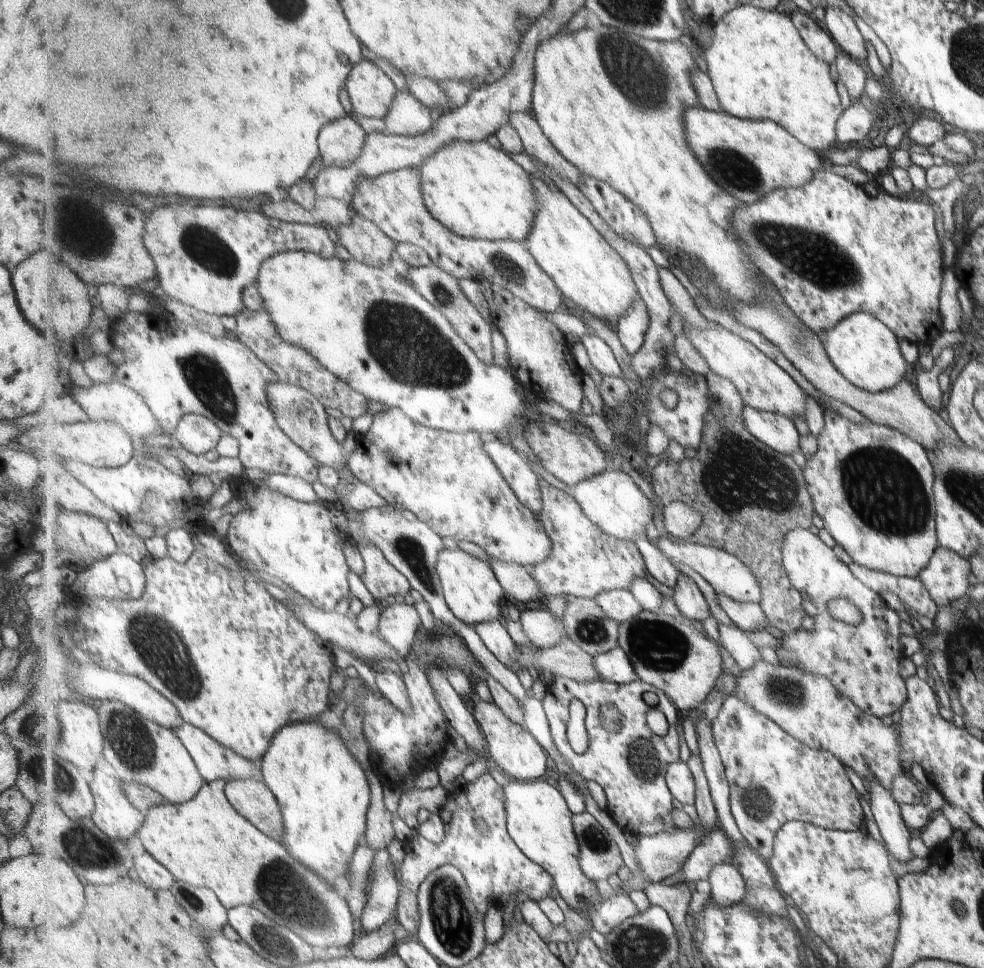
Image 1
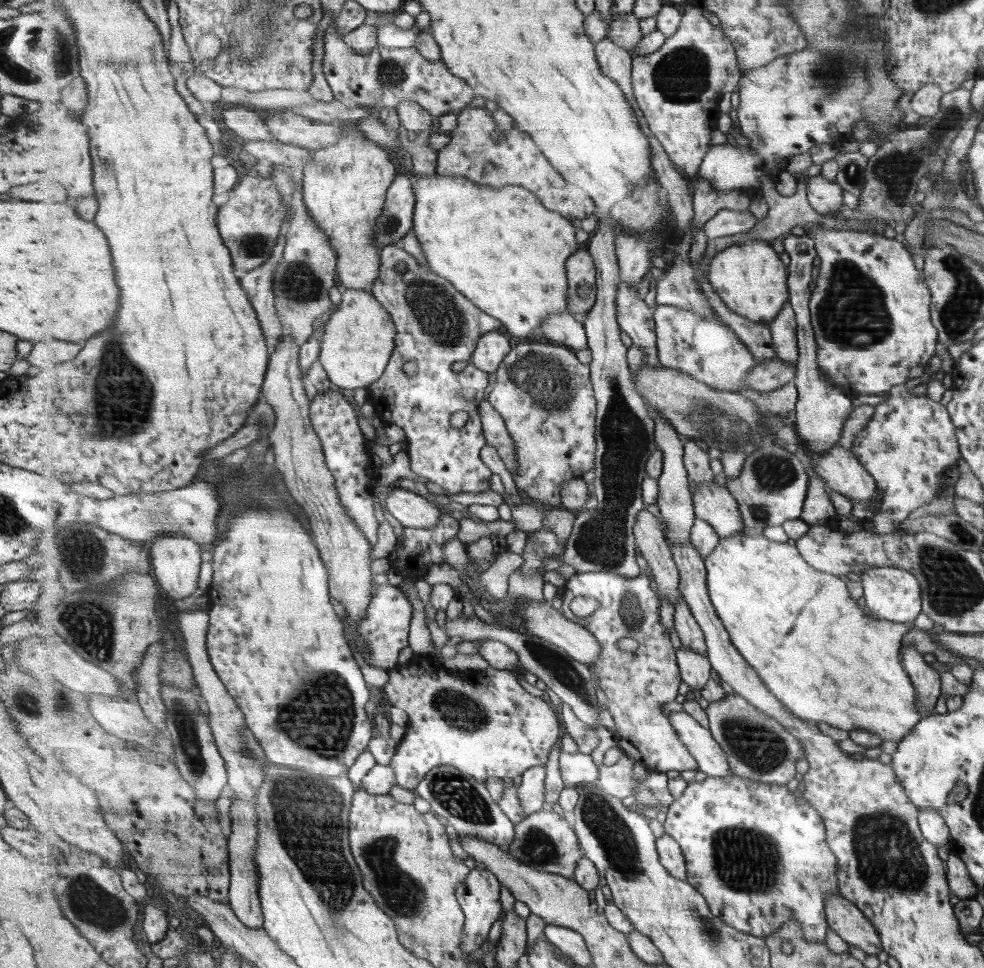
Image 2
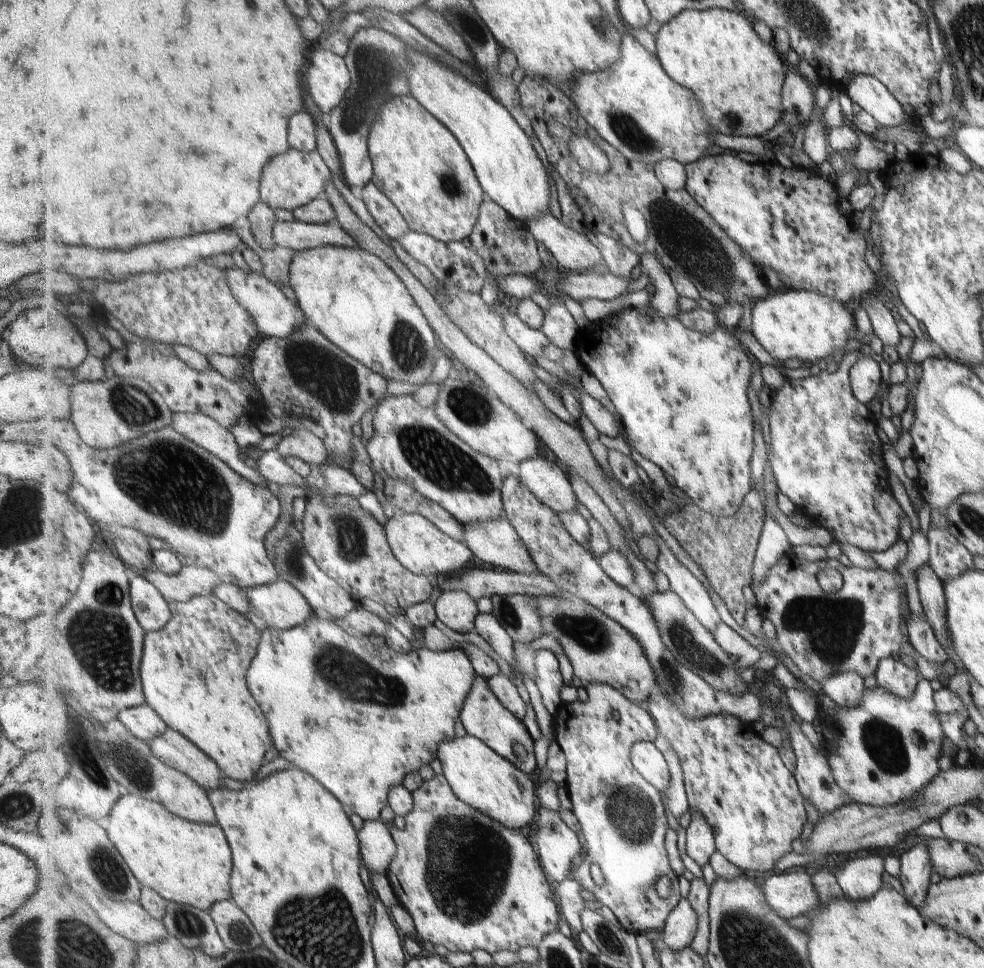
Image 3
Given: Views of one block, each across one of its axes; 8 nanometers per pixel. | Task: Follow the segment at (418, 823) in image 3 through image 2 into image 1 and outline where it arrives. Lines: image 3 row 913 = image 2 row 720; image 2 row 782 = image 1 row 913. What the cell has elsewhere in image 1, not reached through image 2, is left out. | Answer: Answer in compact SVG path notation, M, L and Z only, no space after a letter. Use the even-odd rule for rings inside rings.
M485 770L474 781L465 786L454 790L447 798L447 802L440 809L440 815L445 823L446 835L440 843L428 841L421 833L415 832L411 838L403 844L405 850L405 858L399 868L399 880L402 885L402 893L397 909L397 920L405 930L409 937L416 937L420 930L421 913L419 908L418 894L421 883L434 871L443 865L453 865L461 869L465 875L468 885L470 886L474 901L478 909L485 914L487 906L493 903L505 904L511 894L516 892L524 892L529 899L534 901L542 901L552 896L555 886L555 879L546 868L531 860L526 853L519 848L519 845L510 836L508 828L508 814L506 804L504 803L504 788L499 786L499 782ZM477 818L481 818L488 826L488 832L483 834L477 828Z

